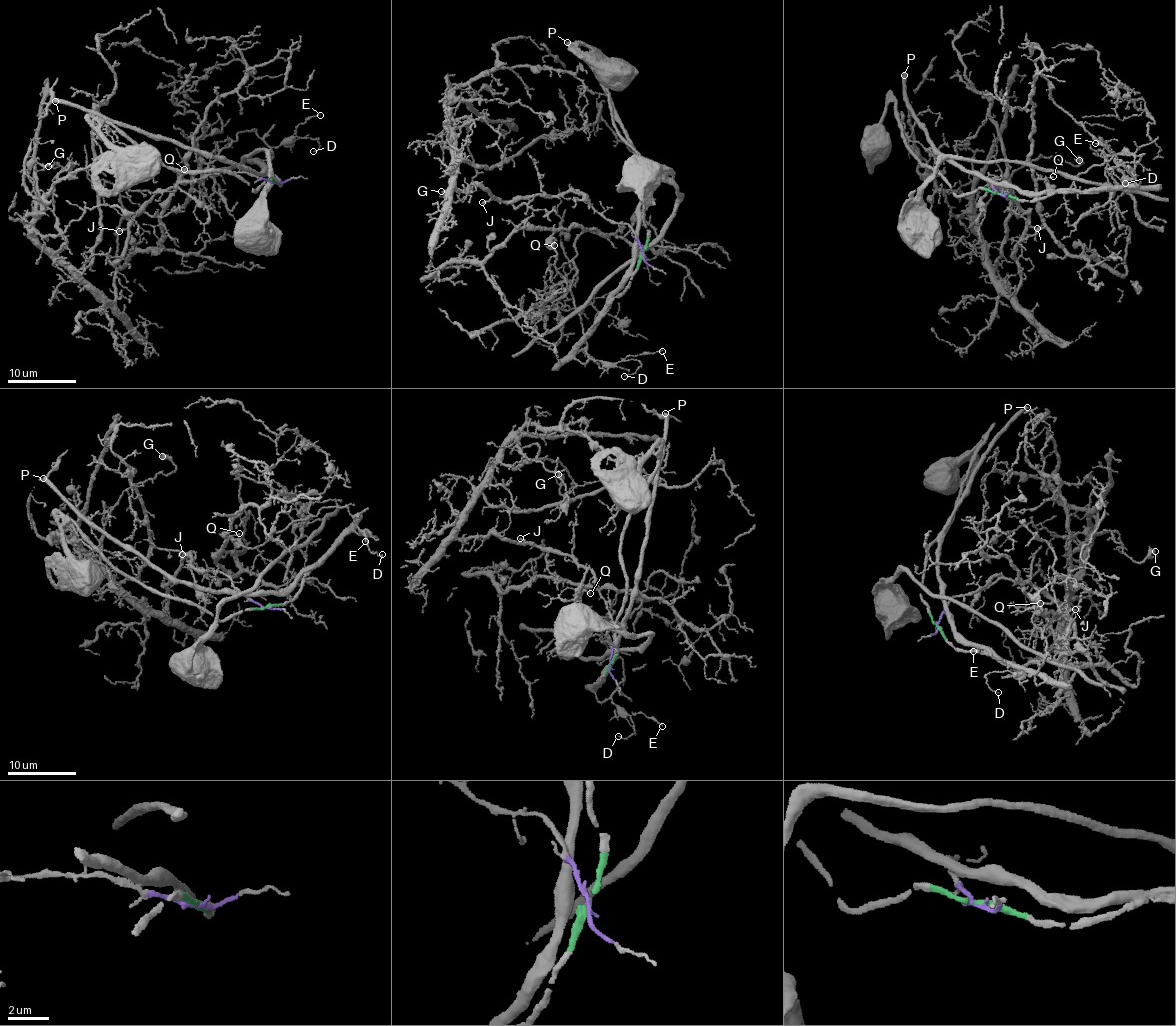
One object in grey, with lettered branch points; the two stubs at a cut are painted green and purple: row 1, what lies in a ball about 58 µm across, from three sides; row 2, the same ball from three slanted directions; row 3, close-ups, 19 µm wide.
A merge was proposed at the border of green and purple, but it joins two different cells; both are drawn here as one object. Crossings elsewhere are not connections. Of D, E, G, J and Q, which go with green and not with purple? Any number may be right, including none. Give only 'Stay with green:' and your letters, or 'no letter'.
Stay with green: D, E, Q

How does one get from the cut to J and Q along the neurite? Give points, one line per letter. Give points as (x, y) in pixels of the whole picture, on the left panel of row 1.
J: (275, 181), (257, 179), (248, 172), (225, 171), (156, 190), (127, 229), (118, 231)
Q: (275, 181), (282, 185), (258, 162), (270, 146), (245, 130), (199, 182), (183, 169)

